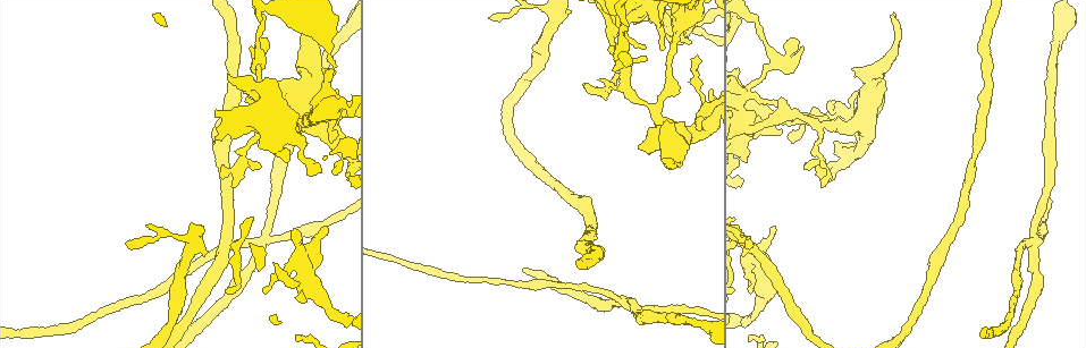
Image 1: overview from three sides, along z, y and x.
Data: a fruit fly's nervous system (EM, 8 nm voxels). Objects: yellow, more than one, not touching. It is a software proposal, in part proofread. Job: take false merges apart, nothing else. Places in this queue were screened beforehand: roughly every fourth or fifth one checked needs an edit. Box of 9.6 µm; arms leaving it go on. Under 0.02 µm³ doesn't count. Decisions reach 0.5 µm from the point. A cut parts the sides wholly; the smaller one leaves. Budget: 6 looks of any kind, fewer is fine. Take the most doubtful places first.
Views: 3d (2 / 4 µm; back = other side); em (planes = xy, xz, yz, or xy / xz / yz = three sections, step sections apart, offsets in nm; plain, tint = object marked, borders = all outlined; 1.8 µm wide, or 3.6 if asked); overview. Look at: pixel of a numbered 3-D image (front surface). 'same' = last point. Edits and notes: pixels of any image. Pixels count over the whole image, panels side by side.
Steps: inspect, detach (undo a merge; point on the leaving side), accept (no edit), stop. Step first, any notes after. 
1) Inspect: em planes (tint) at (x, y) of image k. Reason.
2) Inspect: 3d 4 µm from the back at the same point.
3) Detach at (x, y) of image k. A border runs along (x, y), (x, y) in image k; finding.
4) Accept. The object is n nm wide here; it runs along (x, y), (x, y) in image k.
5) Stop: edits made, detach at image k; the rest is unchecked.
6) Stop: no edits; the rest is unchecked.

Inspect: em planes (borders) at (624, 303) of image 1. Four arms meet.

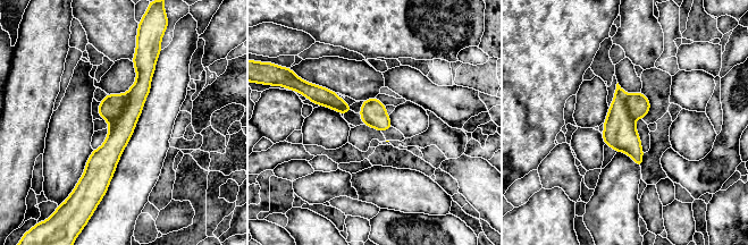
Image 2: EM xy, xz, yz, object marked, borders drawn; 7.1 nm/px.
Detach at (111, 106) of image 2. A border runs along (126, 93), (125, 107), (109, 123) in image 2; a second neuron is stuck on.

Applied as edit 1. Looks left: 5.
Inspect: em xz step 16 (tint) at (259, 62) of image 1. Sharp bend.

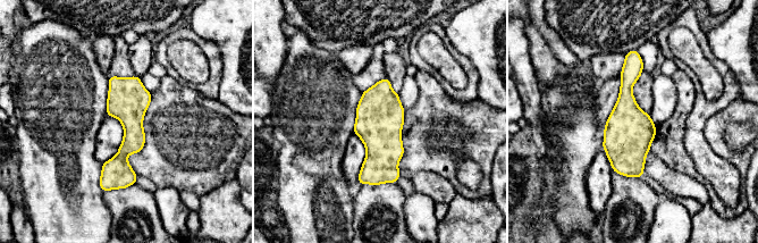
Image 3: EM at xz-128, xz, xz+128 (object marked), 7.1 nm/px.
Inspect: em planes (tint) at the same point. Another direction.

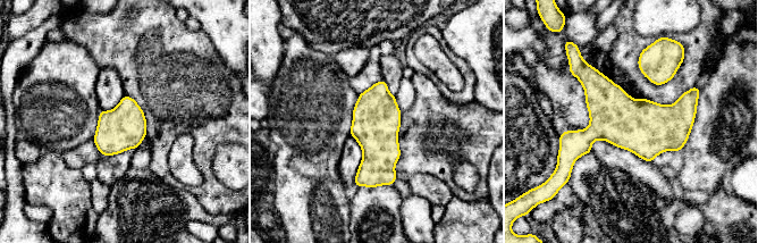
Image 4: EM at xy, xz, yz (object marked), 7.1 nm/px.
Accept. One neuron here.

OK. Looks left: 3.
Inspect: em xy step 8 (tint) at (817, 123) of image 1. Abrupt turn.

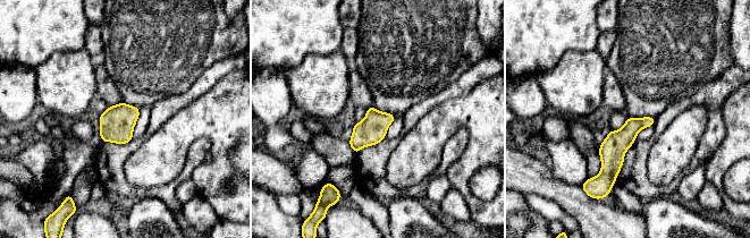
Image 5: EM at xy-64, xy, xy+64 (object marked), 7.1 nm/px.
Accept. It runs along (651, 120), (613, 149), (607, 183) in image 5; one neuron here.

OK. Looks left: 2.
Stop: edits made, detach at image 2; the rest is unchecked.

